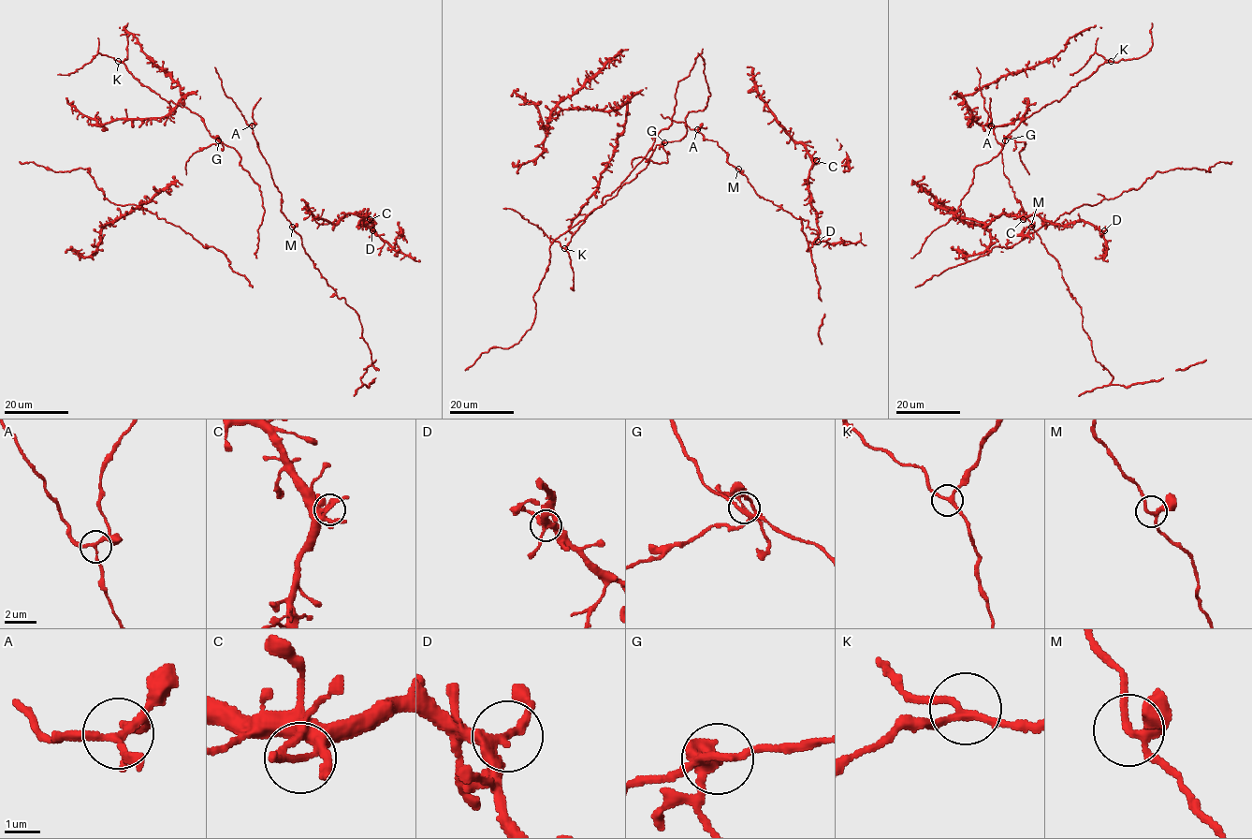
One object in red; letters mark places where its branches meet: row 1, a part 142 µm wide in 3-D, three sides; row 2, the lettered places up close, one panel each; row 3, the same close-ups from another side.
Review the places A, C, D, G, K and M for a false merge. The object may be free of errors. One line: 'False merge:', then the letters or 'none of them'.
False merge: G

